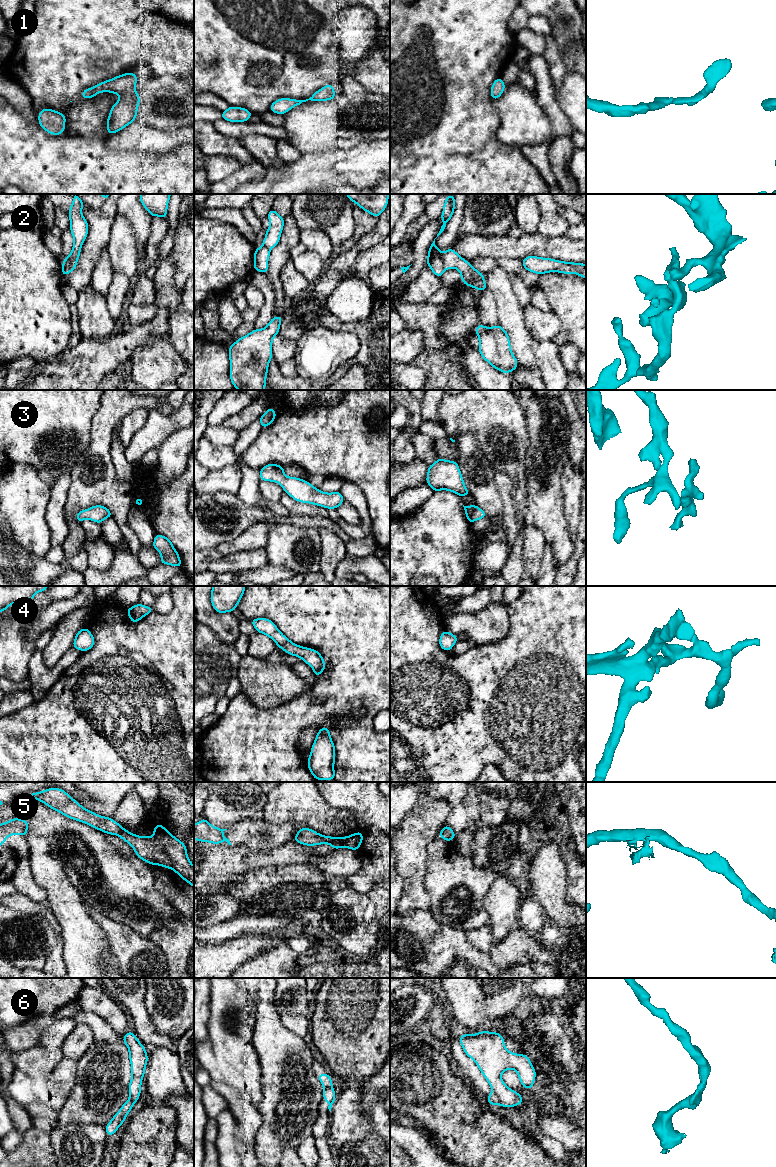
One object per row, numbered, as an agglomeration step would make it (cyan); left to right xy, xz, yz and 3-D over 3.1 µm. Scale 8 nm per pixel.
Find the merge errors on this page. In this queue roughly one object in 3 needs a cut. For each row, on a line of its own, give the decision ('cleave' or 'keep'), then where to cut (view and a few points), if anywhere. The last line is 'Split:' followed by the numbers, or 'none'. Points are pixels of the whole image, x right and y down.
1: keep; no cut
2: cleave; cut in xy along (71, 254), (71, 262), (62, 268)
3: keep; no cut
4: keep; no cut
5: keep; no cut
6: cleave; cut in yz along (494, 1094), (500, 1104)
Split: 2, 6

